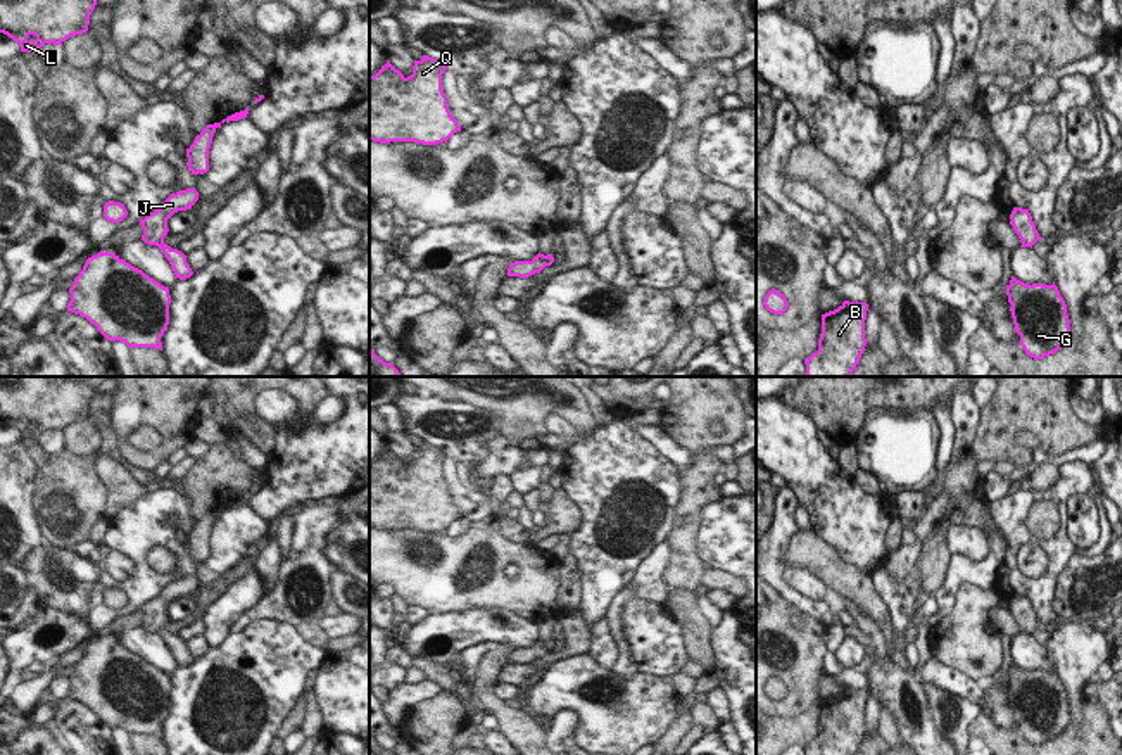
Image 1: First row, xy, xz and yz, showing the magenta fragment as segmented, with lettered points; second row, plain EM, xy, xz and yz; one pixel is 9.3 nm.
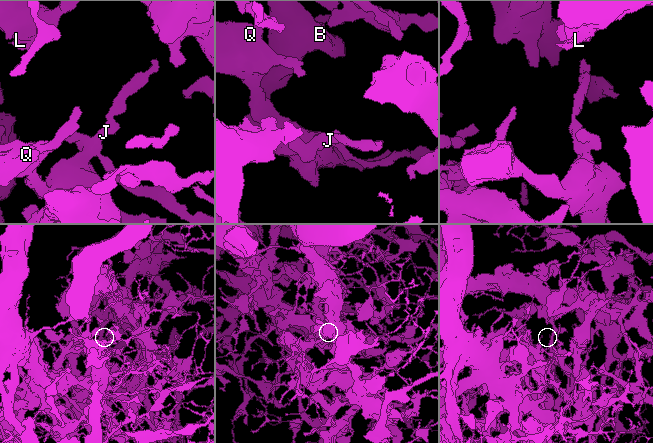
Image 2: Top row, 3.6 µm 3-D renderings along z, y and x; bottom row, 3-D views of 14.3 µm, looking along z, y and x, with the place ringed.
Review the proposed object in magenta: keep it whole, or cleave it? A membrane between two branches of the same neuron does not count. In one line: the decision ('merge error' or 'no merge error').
merge error

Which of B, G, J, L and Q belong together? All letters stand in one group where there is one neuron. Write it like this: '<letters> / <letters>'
B / G J L Q

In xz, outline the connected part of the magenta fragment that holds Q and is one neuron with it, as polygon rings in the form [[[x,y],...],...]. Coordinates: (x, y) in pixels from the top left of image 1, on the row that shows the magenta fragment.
[[[423,55],[407,78],[390,60],[369,76],[369,140],[437,145],[461,131],[442,90],[445,69]]]

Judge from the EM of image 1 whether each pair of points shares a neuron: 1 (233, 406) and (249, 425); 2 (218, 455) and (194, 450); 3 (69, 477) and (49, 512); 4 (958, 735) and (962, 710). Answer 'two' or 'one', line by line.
1: one
2: two
3: one
4: one

